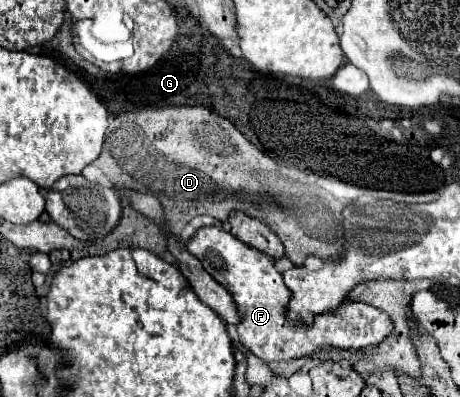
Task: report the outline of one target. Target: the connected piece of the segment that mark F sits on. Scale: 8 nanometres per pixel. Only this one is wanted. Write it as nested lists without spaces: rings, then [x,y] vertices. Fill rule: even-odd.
[[[202,227],[194,233],[188,243],[188,251],[198,257],[204,269],[220,283],[232,299],[236,301],[236,311],[240,313],[240,323],[236,331],[240,341],[262,361],[292,361],[300,357],[310,357],[322,349],[364,349],[368,345],[378,345],[394,331],[394,323],[382,309],[370,303],[344,301],[328,313],[316,315],[316,325],[312,329],[300,329],[300,325],[288,325],[284,317],[284,305],[290,303],[292,293],[284,287],[284,277],[276,269],[276,263],[266,253],[240,243],[230,231],[220,227]]]

